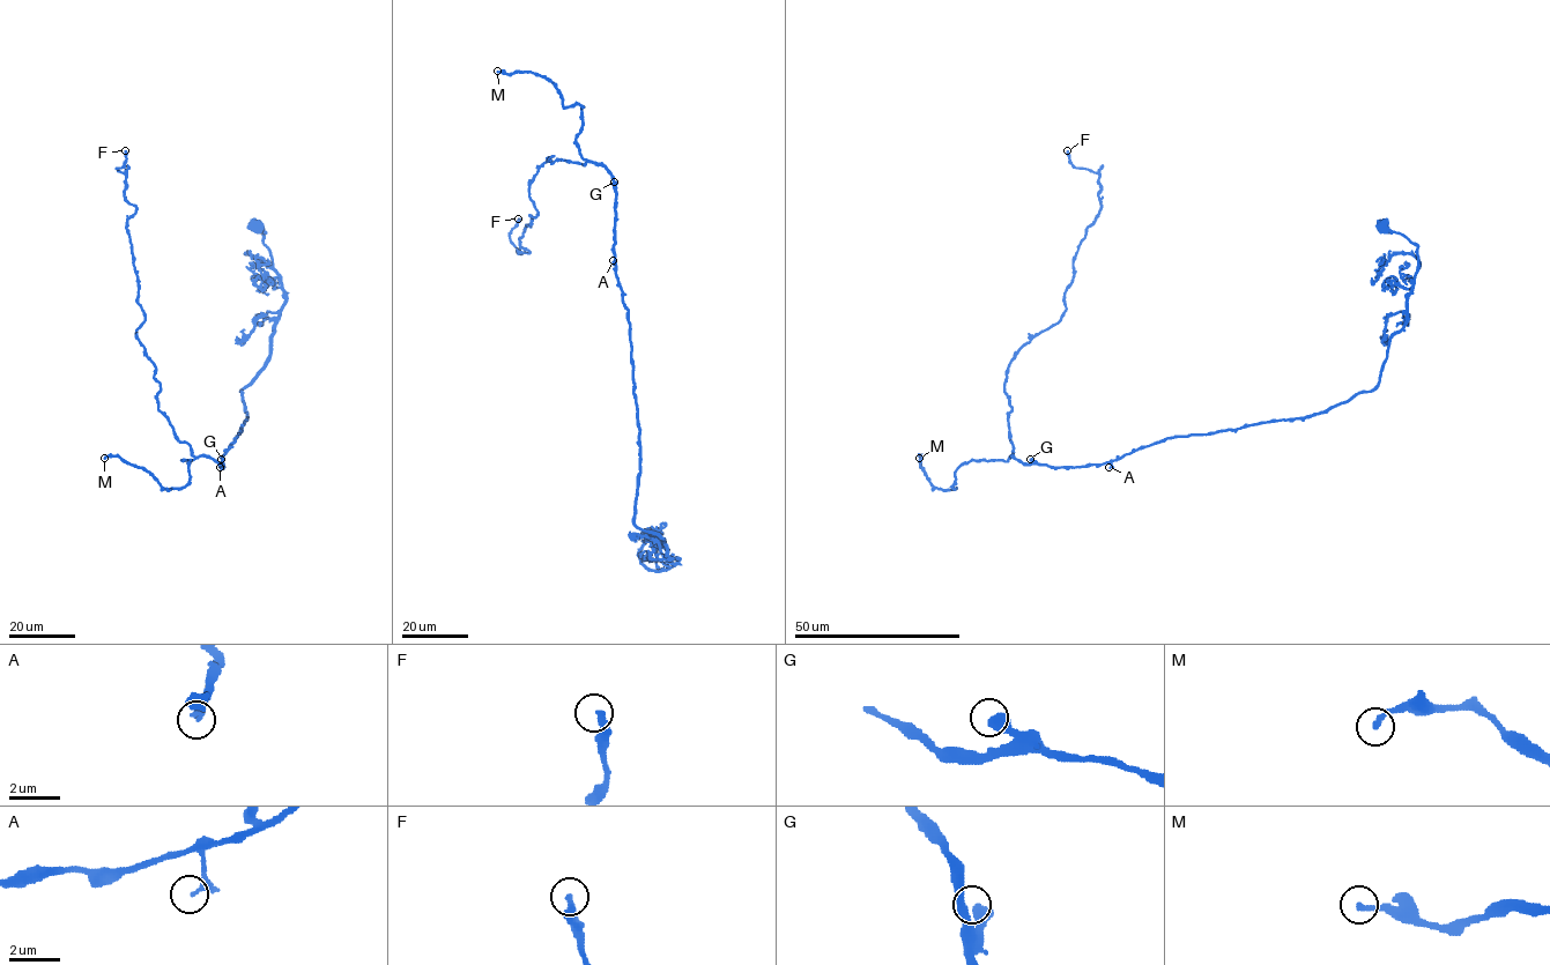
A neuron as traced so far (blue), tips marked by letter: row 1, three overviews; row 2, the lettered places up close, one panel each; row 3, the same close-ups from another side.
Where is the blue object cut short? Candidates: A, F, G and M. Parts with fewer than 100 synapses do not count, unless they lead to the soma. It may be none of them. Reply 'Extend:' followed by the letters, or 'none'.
Extend: M

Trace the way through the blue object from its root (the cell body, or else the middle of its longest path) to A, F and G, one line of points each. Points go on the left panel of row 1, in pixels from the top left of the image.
A: (257, 225), (262, 232), (284, 303), (269, 359), (242, 390), (247, 417), (220, 467)
F: (257, 225), (284, 303), (222, 467), (157, 408), (136, 338), (125, 150)
G: (257, 225), (262, 232), (284, 303), (269, 359), (242, 390), (246, 420), (223, 455), (222, 467), (221, 459)

